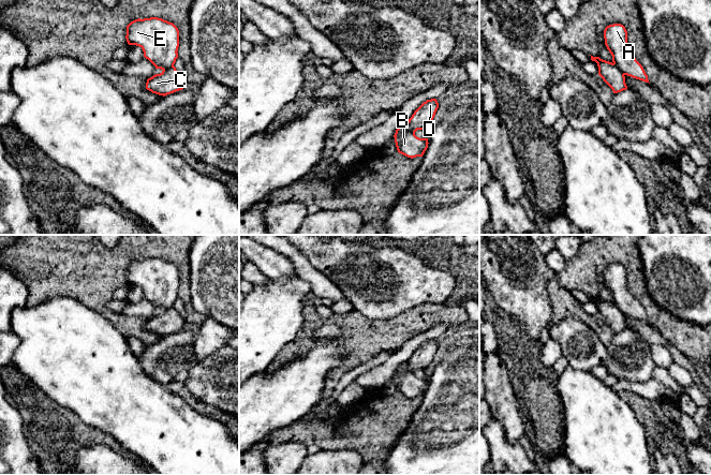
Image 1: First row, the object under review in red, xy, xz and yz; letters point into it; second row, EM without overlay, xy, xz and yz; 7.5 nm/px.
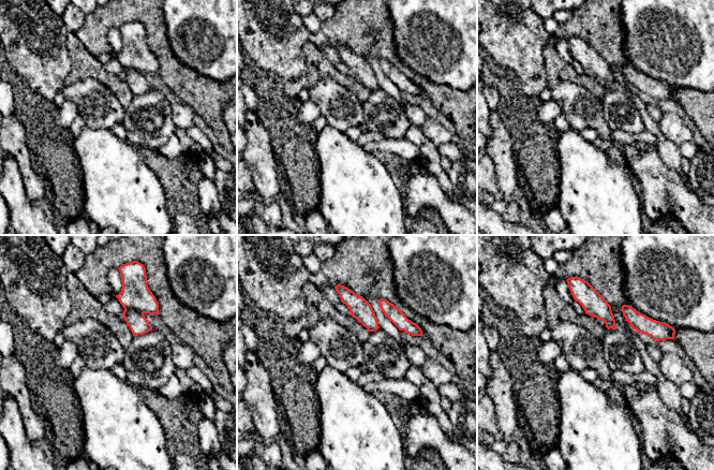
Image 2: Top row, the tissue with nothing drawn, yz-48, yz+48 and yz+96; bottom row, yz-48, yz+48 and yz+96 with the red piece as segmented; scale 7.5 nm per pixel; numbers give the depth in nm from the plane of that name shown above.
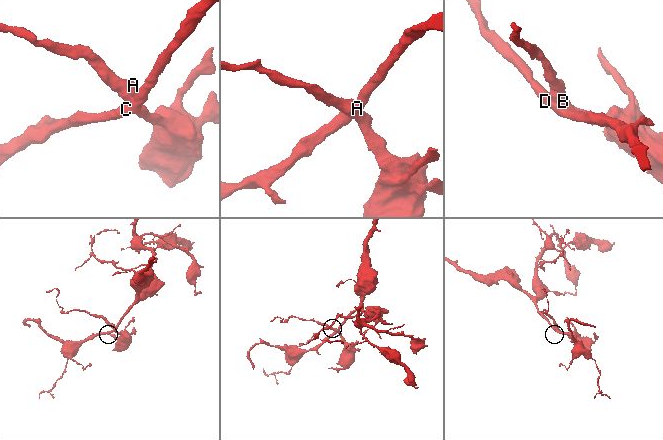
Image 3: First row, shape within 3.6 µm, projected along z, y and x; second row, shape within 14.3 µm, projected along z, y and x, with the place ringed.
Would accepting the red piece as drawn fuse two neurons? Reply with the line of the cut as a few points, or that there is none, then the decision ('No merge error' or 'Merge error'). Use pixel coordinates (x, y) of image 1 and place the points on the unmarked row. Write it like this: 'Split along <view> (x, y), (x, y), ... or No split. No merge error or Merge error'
Split along xz (406, 361), (408, 368), (414, 373). Merge error

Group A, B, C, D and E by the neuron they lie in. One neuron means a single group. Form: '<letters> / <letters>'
A B E / C D

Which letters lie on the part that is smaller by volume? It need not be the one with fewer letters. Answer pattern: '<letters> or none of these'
A, B, E

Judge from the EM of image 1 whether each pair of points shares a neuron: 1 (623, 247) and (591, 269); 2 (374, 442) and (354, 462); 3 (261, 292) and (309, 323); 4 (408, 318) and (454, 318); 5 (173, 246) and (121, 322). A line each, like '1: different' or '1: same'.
1: same
2: different
3: different
4: same
5: same

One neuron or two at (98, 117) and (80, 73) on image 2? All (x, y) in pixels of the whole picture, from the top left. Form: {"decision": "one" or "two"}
{"decision": "two"}

